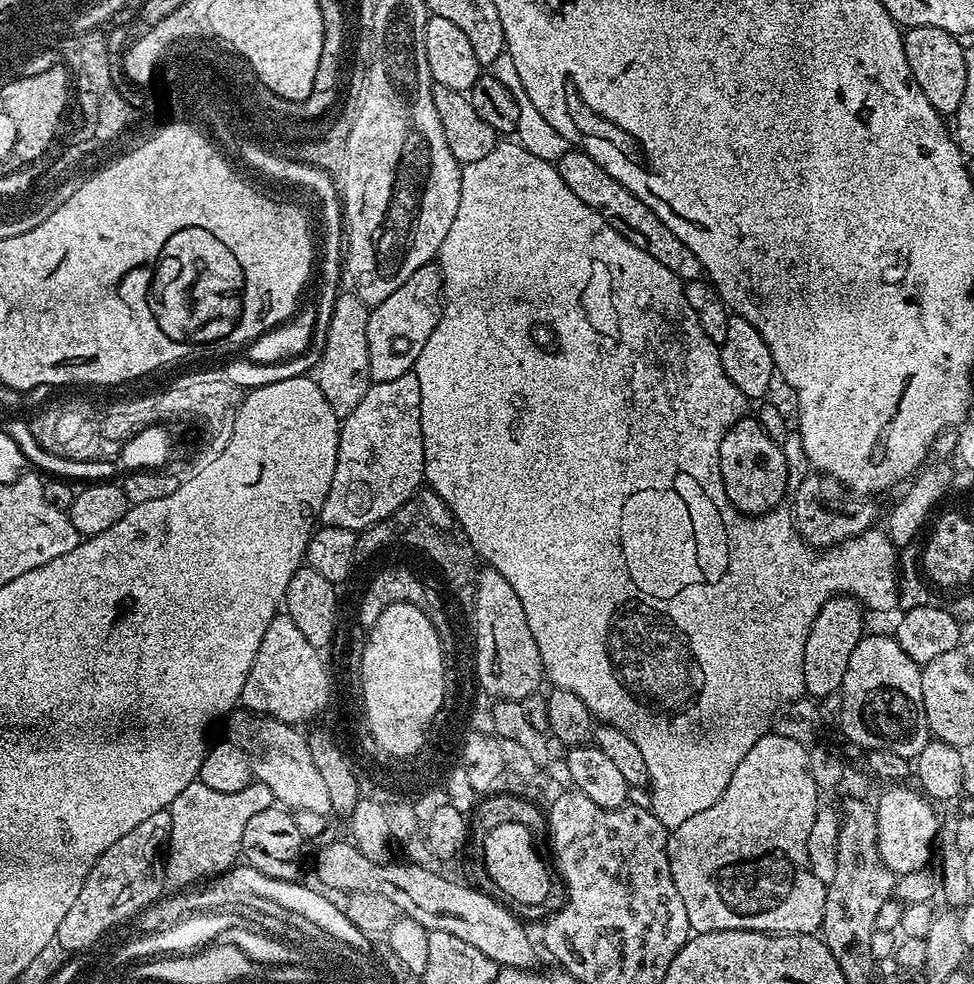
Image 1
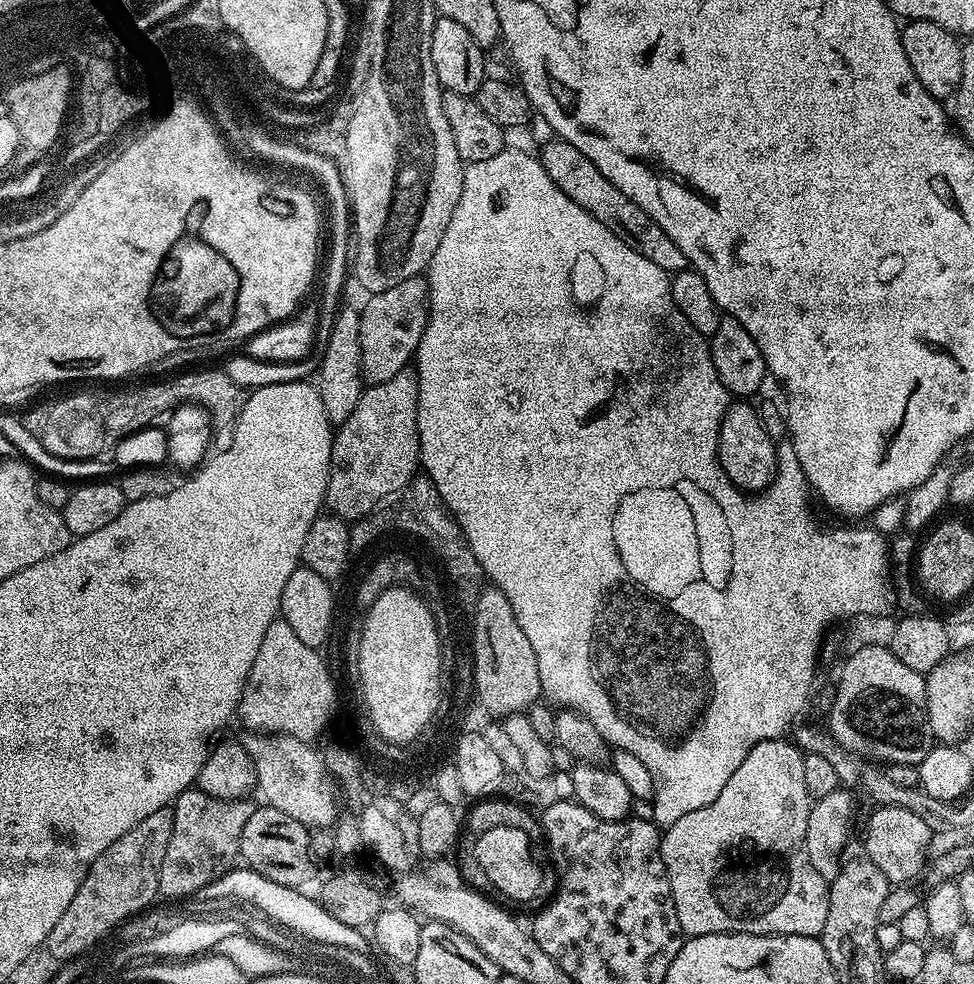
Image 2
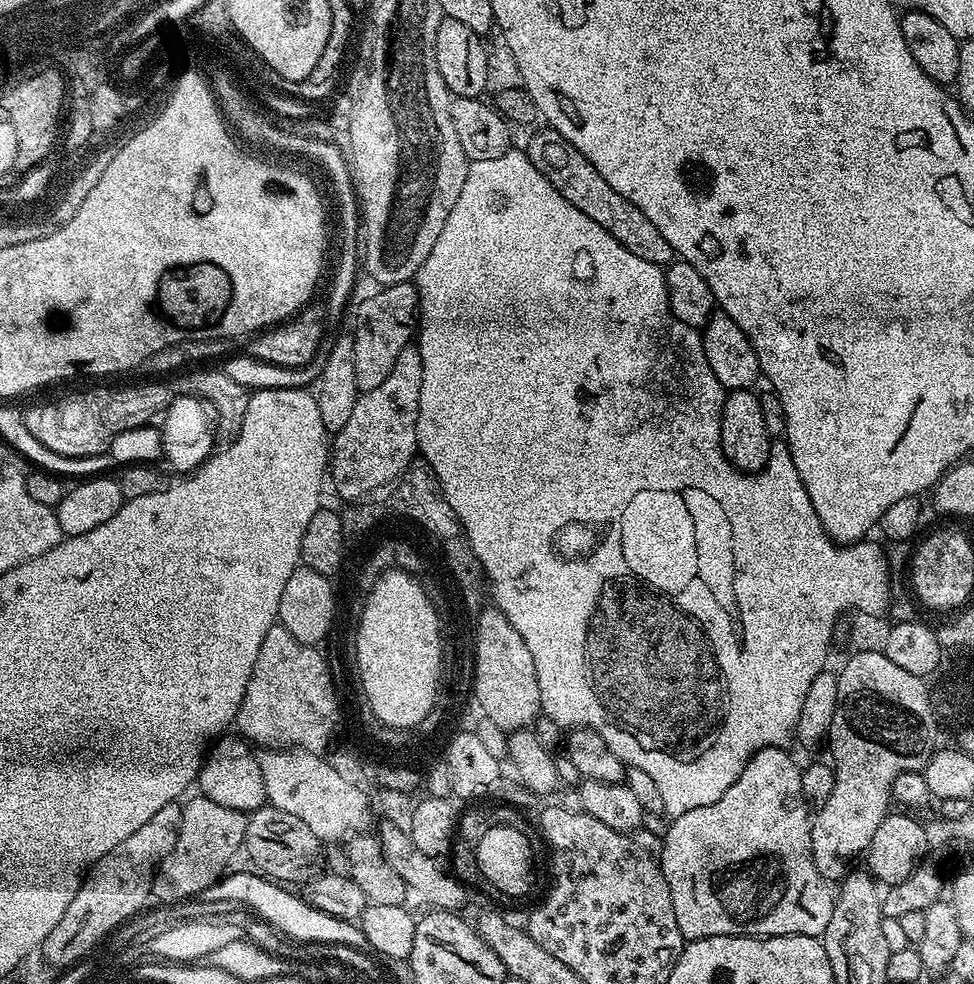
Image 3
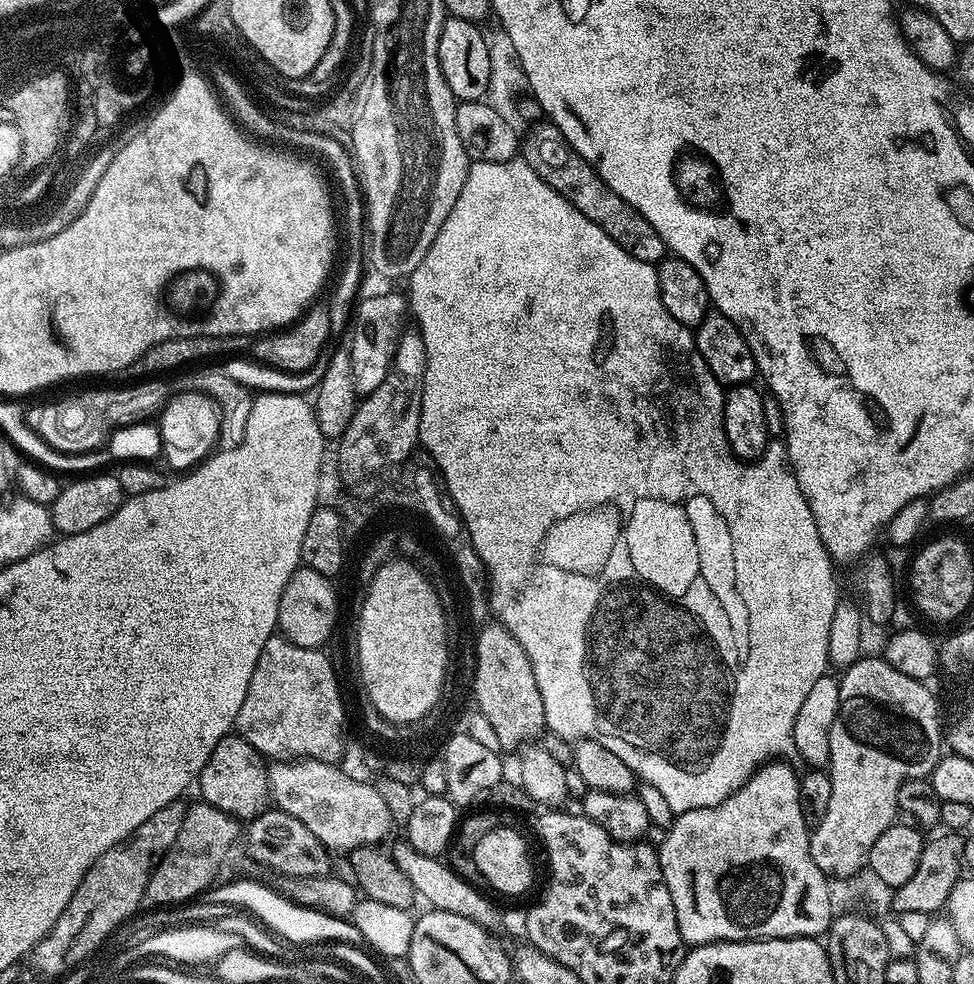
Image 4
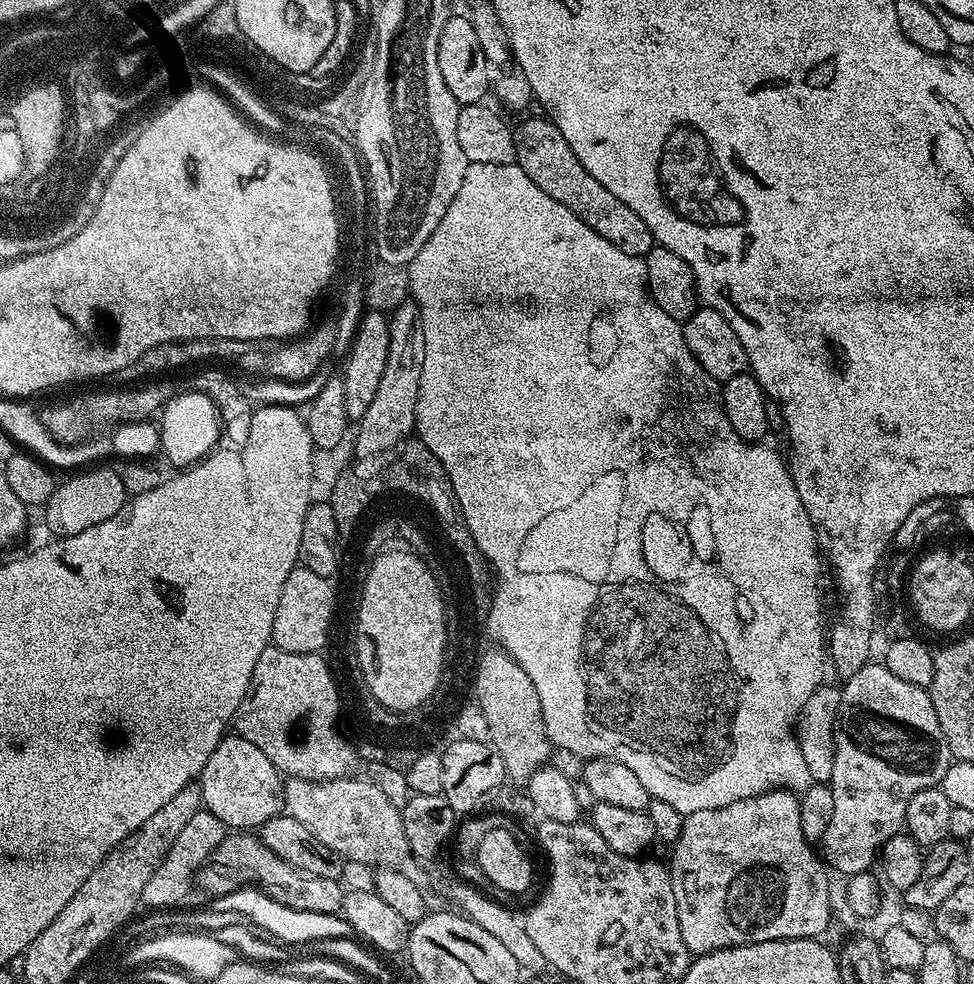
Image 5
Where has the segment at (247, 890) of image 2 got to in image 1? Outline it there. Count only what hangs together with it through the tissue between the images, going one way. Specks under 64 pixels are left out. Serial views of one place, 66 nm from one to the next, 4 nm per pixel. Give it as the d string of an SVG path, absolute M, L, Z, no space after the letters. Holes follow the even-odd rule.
M240 862L228 869L226 873L227 887L233 893L245 892L248 896L257 896L260 900L265 900L268 904L273 904L276 908L281 908L284 912L289 912L292 918L296 920L306 918L309 922L314 922L318 929L324 931L328 935L332 935L335 939L348 943L351 947L362 953L369 951L370 937L362 934L362 930L358 930L358 926L354 926L354 922L350 922L350 918L344 913L343 907L338 903L335 904L331 900L331 895L325 894L319 887L311 888L308 884L302 884L299 879L292 881L279 881L278 878L267 877L262 874L261 870L256 870L248 863Z

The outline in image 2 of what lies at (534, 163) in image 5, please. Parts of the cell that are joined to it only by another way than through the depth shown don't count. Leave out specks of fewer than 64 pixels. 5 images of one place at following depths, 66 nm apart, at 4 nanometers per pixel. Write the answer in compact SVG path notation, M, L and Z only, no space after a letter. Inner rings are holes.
M553 138L540 150L540 165L544 167L546 174L550 174L554 186L562 190L562 194L570 198L571 203L578 202L578 206L582 206L587 215L593 215L598 222L602 222L606 230L618 234L618 238L622 238L622 242L626 242L630 250L638 250L642 258L650 258L654 266L662 266L662 270L669 274L685 271L689 267L686 254L678 250L678 242L674 242L674 238L670 238L670 234L666 234L666 230L662 230L662 226L658 226L658 222L654 222L654 218L650 218L650 214L646 214L642 206L626 198L626 194L622 194L622 190L618 190L618 186L614 186L614 182L610 182L610 178L606 178L606 174L602 174L602 170L598 170L598 166L594 166L594 162L590 162L590 158L582 154L582 150L578 150L578 146Z

